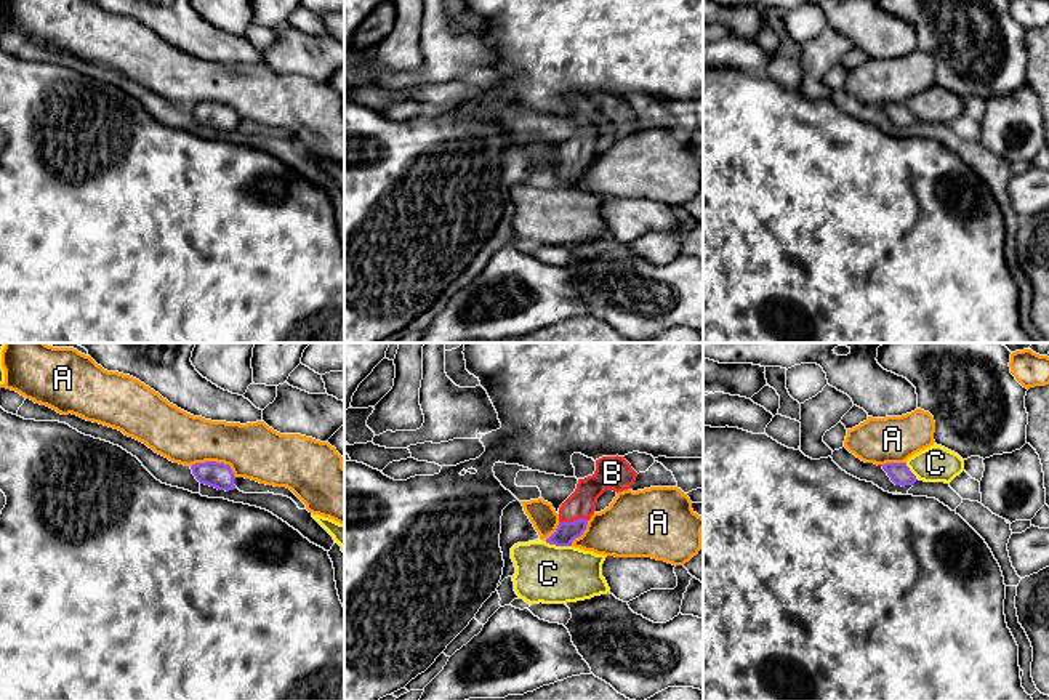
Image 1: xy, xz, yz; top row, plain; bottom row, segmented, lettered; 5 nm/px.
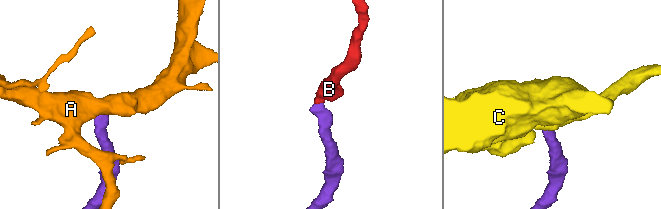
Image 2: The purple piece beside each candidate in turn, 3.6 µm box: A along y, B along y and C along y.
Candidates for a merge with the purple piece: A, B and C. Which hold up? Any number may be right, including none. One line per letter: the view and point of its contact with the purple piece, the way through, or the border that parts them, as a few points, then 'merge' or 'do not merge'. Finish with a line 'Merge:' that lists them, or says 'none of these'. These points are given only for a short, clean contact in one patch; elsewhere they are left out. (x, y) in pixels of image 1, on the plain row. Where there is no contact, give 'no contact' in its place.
A: meets purple in xy at (215, 103); border along xy (191, 106), (204, 103), (226, 104), (236, 117); do not merge
B: meets purple in xz at (574, 162); runs through xz (566, 173), (574, 162), (574, 154), (582, 144); merge
C: meets purple in xz at (558, 186); do not merge
Merge: B

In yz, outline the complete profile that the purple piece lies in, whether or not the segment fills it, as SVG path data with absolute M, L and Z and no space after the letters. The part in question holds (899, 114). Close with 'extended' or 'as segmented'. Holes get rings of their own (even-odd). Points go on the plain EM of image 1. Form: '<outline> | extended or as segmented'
M886 104L882 106L882 111L895 127L913 127L918 122L906 104Z | as segmented

